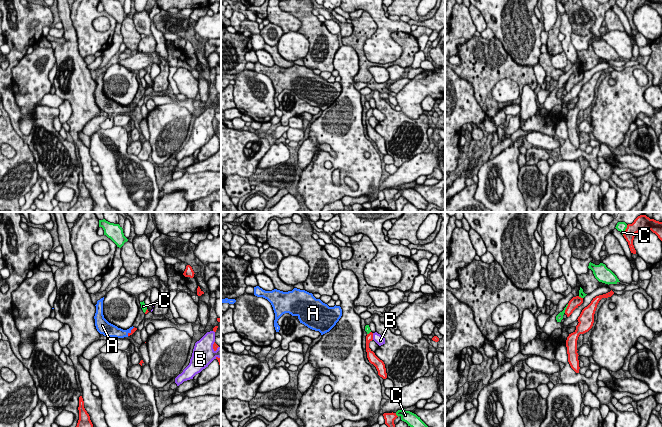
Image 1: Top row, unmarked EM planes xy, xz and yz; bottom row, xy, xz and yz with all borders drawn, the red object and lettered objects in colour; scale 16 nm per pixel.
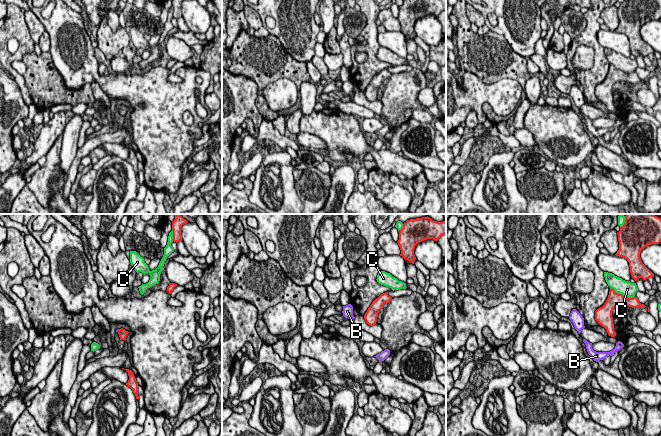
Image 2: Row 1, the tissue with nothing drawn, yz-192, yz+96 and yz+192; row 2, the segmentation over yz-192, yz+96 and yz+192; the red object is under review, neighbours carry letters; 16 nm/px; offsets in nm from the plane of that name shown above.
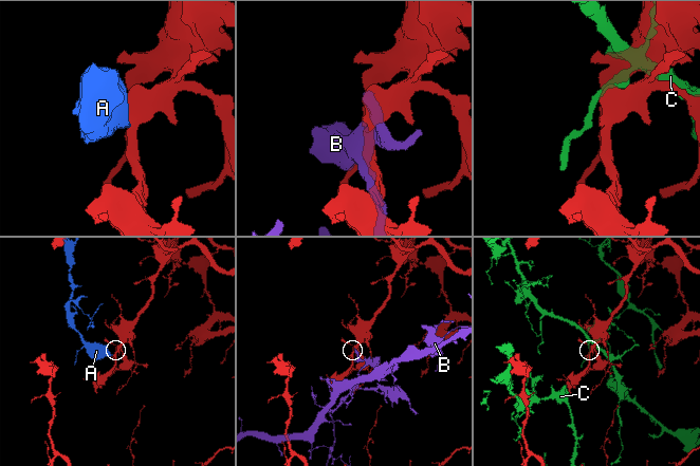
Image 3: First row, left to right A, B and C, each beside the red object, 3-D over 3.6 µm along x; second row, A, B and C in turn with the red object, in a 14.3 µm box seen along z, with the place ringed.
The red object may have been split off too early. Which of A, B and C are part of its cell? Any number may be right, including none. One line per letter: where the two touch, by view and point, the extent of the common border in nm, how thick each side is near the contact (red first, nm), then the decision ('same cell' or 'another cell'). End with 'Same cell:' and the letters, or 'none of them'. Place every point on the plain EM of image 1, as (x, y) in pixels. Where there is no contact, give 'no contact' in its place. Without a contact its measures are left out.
A: contact xy (131, 107); length 190 nm; calibres 70 and 160 nm; same cell
B: contact xz (372, 112); length 110 nm; calibres 120 and 140 nm; another cell
C: contact yz (625, 6); length 180 nm; calibres 190 and 130 nm; another cell
Same cell: A

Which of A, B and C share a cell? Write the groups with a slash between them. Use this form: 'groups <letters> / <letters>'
groups A / B / C

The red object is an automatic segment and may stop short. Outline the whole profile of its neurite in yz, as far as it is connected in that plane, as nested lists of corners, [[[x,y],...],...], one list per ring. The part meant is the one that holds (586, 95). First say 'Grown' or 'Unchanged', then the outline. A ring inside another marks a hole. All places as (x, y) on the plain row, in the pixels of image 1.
Unchanged. [[[611,66],[610,68],[596,72],[593,74],[591,79],[585,83],[580,92],[578,93],[578,101],[576,102],[576,106],[569,110],[566,116],[566,123],[567,123],[567,130],[568,130],[568,138],[571,144],[576,148],[579,149],[579,136],[578,136],[578,129],[577,129],[577,116],[580,110],[584,110],[588,108],[594,99],[594,90],[597,84],[599,77],[602,74],[611,73],[614,68]]]

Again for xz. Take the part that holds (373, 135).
Unchanged. [[[370,108],[366,112],[366,128],[367,128],[367,134],[371,140],[373,140],[377,147],[378,151],[382,153],[383,155],[387,154],[386,144],[385,140],[382,136],[380,136],[375,129],[369,124],[369,119],[373,116],[373,109]]]

